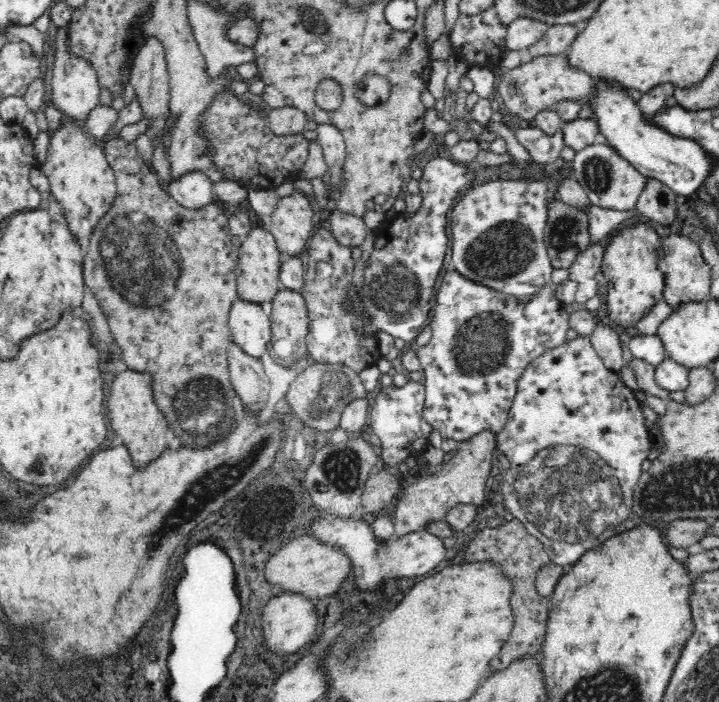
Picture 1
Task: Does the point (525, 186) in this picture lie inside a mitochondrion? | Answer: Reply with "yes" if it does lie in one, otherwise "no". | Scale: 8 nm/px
no

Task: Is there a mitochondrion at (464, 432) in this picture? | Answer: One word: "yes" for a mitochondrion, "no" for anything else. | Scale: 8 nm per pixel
no

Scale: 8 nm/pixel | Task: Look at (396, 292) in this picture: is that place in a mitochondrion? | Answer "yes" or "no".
yes

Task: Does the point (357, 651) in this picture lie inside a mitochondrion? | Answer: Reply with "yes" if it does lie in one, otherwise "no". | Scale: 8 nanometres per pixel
yes

